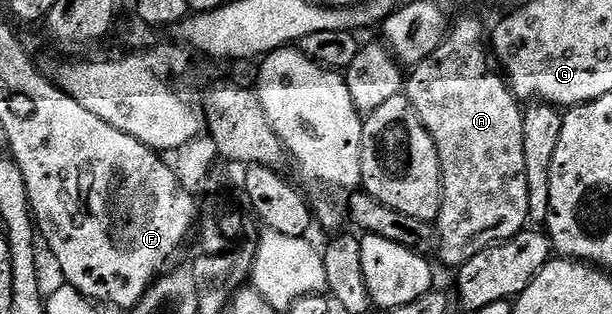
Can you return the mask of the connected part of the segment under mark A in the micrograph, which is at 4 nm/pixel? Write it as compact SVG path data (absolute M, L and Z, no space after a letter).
M460 17L451 22L448 35L438 51L422 59L422 63L407 74L406 96L414 111L418 111L422 127L430 131L434 147L438 147L438 163L442 167L442 203L434 224L441 263L462 266L474 259L474 255L525 232L529 220L526 155L522 148L524 109L508 88L507 80L486 44L486 29L484 33L484 25L478 18Z

